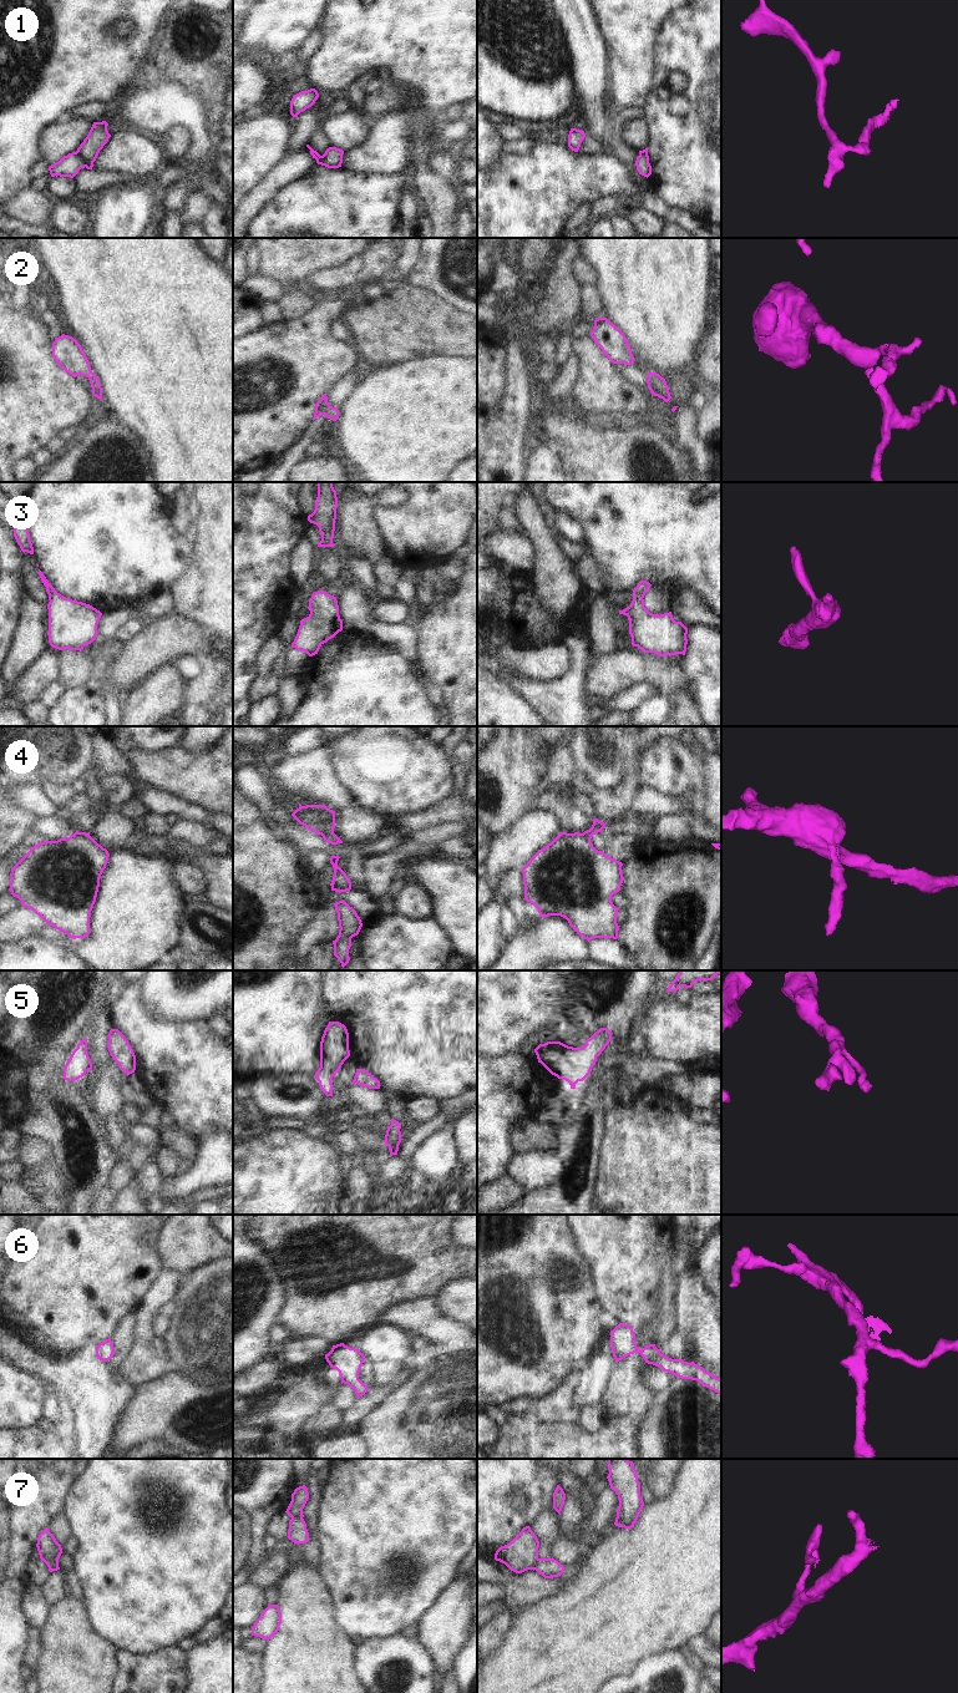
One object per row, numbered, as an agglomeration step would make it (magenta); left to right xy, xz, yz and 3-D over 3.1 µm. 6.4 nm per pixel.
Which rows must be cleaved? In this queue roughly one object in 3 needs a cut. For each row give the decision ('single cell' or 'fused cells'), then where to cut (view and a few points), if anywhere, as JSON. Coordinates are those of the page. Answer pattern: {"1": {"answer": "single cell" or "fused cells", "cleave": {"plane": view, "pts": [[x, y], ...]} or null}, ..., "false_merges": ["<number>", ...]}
{"1": {"answer": "fused cells", "cleave": {"plane": "xy", "pts": [[75, 152], [85, 166]]}}, "2": {"answer": "single cell", "cleave": null}, "3": {"answer": "single cell", "cleave": null}, "4": {"answer": "fused cells", "cleave": {"plane": "xz", "pts": [[333, 831], [322, 835]]}}, "5": {"answer": "single cell", "cleave": null}, "6": {"answer": "single cell", "cleave": null}, "7": {"answer": "fused cells", "cleave": {"plane": "xz", "pts": [[302, 1517], [292, 1519]]}}, "false_merges": ["1", "4", "7"]}

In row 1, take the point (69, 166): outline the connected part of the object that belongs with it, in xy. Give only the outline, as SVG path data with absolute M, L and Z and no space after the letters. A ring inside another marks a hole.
M76 152L64 156L59 162L49 167L51 177L70 177L74 178L81 168L85 168L83 161Z

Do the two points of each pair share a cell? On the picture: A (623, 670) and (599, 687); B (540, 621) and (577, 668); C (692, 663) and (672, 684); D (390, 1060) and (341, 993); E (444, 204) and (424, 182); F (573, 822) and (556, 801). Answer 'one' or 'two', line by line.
A: one
B: two
C: two
D: one
E: one
F: one

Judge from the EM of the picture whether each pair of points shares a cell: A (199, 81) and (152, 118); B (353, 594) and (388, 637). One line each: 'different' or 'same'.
A: different
B: same

